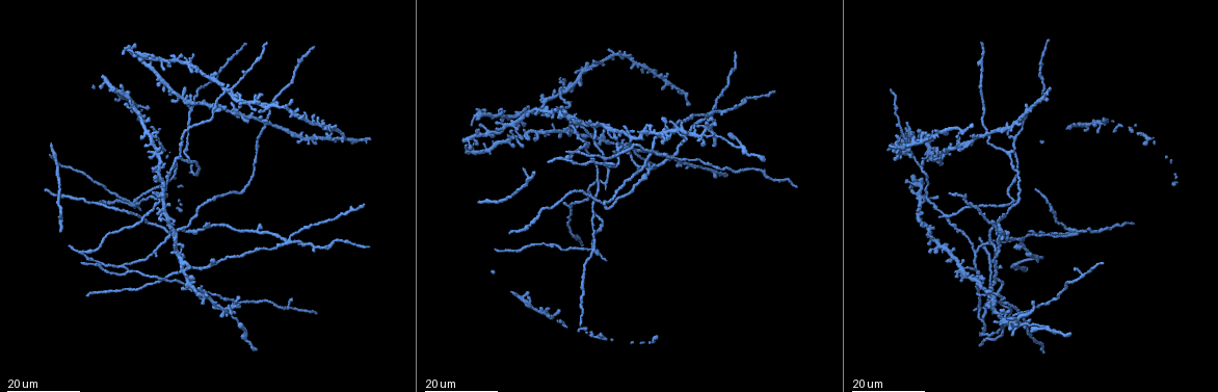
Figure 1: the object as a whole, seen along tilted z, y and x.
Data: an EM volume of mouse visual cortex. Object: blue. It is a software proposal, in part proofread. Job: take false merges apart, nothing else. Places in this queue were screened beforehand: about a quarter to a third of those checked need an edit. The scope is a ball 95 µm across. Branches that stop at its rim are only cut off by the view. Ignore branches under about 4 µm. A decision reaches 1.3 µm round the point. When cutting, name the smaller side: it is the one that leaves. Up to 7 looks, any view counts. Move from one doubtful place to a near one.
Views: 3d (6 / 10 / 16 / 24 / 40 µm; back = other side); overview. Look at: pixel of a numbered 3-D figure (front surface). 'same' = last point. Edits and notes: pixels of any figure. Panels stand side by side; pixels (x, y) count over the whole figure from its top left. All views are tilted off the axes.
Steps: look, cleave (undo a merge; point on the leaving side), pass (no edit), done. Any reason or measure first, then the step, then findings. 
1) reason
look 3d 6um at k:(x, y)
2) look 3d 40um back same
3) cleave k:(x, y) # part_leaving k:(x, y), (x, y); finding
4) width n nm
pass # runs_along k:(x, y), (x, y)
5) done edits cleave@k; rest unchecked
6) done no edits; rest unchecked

thin neck
look 3d 16um at 1:(570, 222)

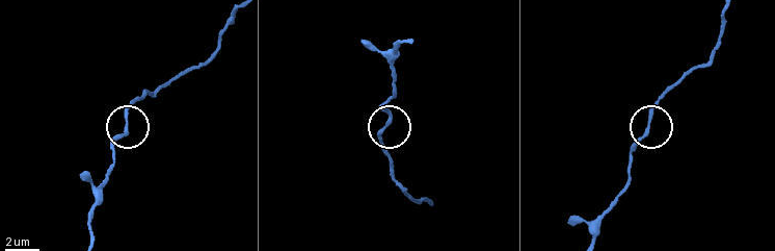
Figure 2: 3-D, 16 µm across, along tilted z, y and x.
look 3d 6um at 2:(648, 128)

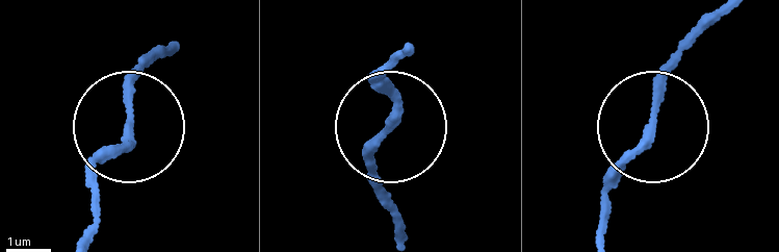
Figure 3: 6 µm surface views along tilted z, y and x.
pass # runs_along 3:(601, 234), (607, 190), (646, 141), (649, 86), (690, 29); one neuron here

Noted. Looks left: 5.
branch point
look 3d 16um at 1:(974, 251)

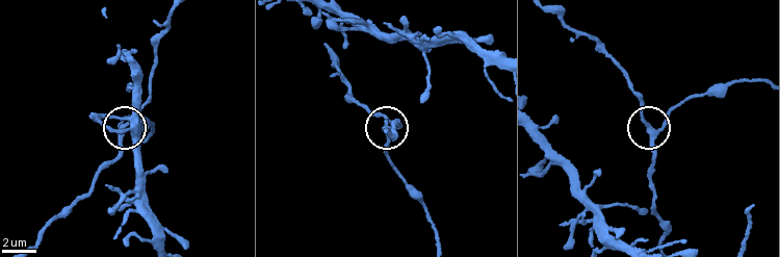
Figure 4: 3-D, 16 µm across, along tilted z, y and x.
look 3d 10um at 4:(651, 128)

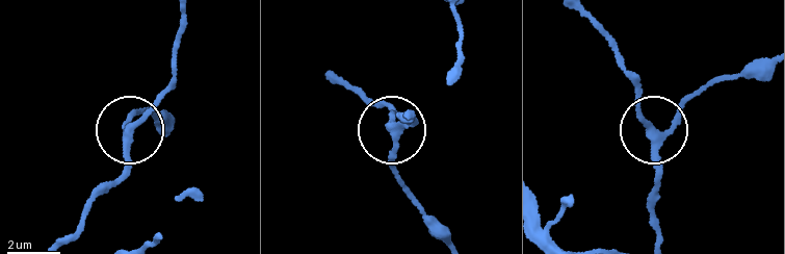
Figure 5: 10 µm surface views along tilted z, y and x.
pass # runs_along 5:(657, 238), (655, 134), (707, 87); all the same neuron

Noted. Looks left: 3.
thin arm on a thick one
look 3d 24um at 1:(945, 216)

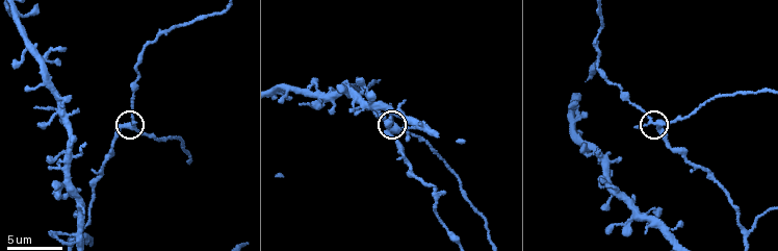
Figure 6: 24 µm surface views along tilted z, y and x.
look 3d 6um at 6:(396, 126)

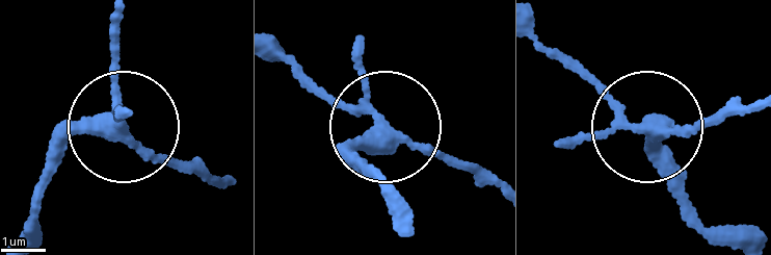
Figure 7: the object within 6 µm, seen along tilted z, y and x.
arms 4
pass # one neuron here

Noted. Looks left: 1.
done no edits; rest unchecked

